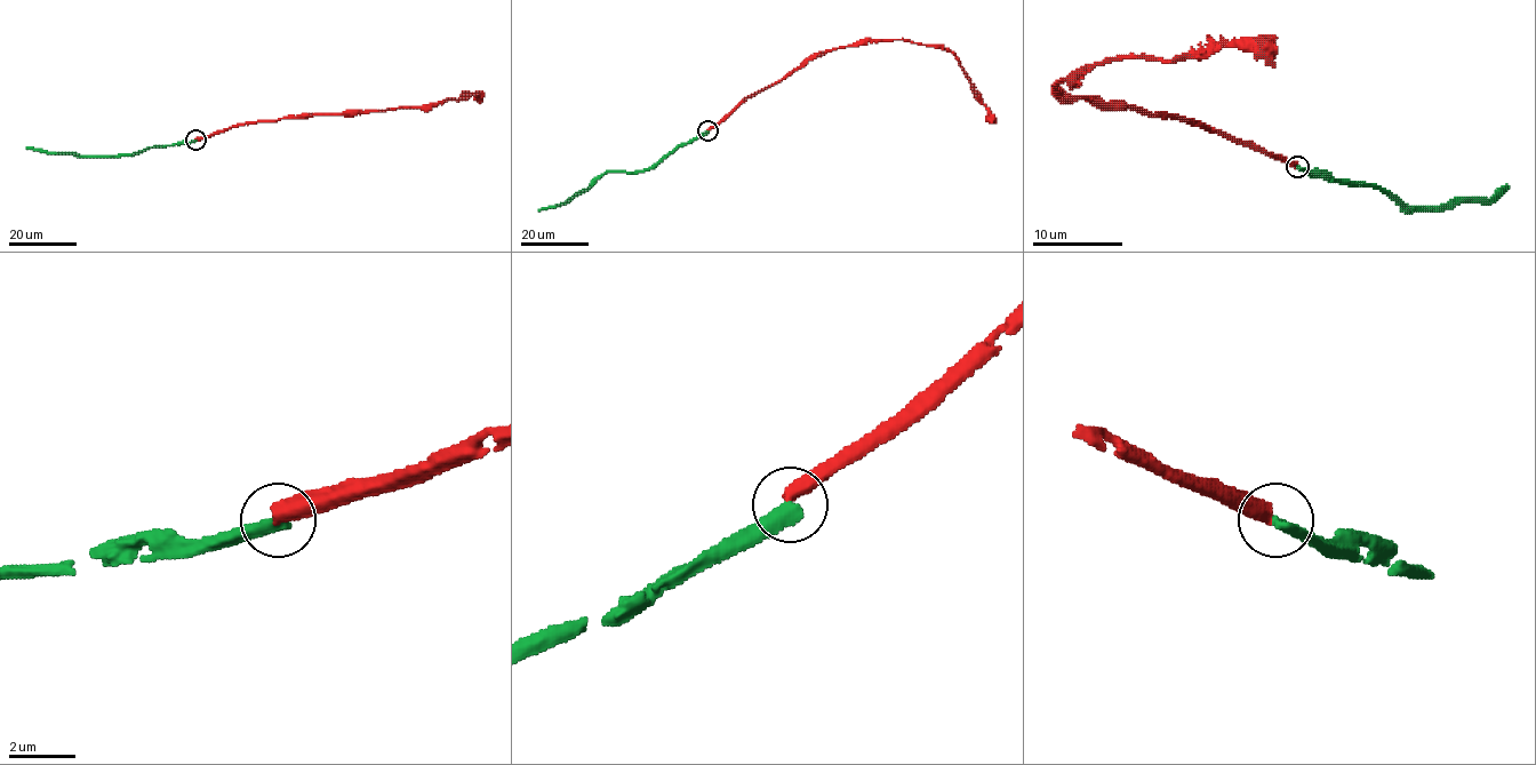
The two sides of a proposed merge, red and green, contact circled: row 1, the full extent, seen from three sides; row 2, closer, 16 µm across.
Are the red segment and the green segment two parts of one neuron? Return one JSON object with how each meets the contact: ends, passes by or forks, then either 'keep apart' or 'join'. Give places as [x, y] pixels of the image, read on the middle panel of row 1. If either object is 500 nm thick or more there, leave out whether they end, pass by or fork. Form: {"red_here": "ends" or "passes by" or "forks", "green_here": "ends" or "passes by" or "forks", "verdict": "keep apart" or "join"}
{"red_here": "ends", "green_here": "ends", "verdict": "keep apart"}

